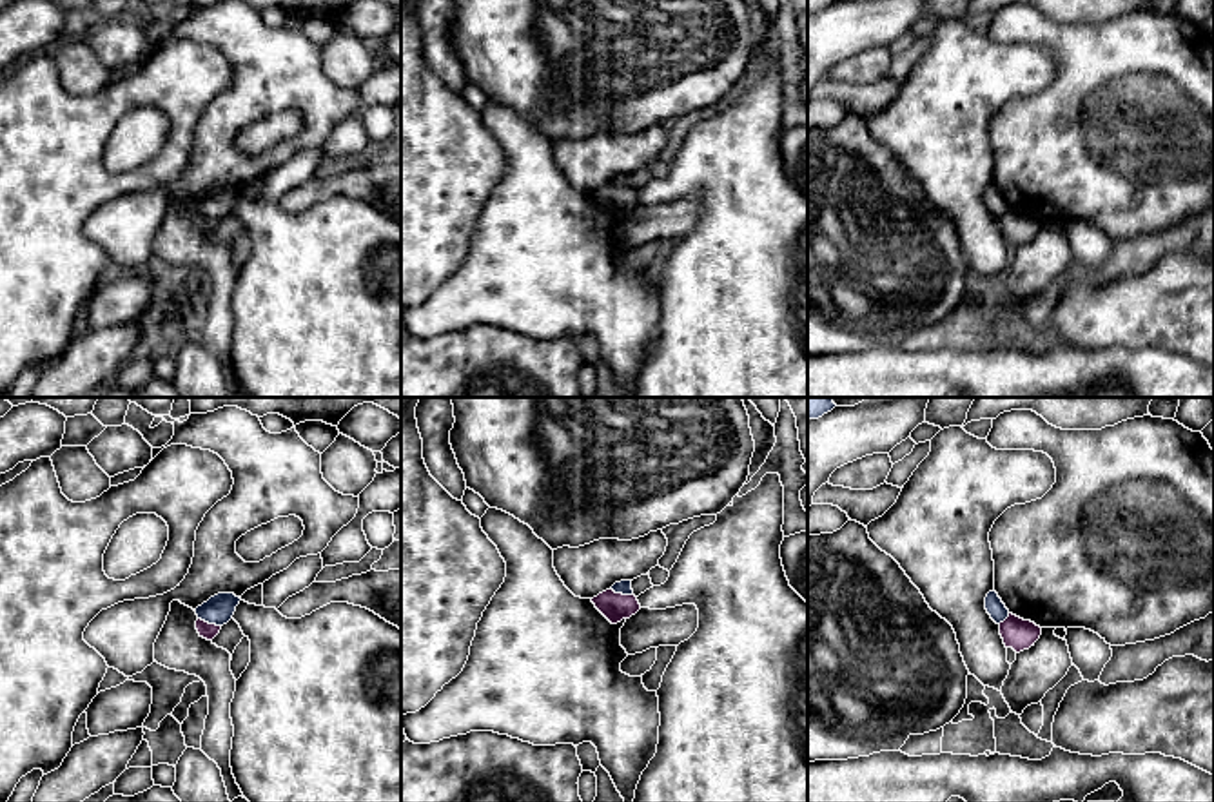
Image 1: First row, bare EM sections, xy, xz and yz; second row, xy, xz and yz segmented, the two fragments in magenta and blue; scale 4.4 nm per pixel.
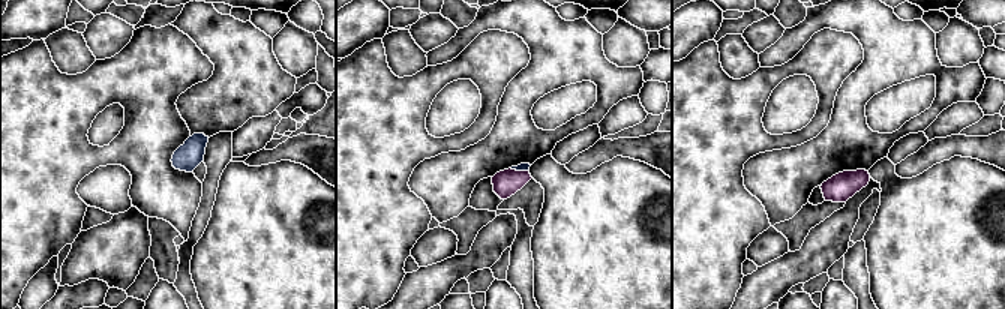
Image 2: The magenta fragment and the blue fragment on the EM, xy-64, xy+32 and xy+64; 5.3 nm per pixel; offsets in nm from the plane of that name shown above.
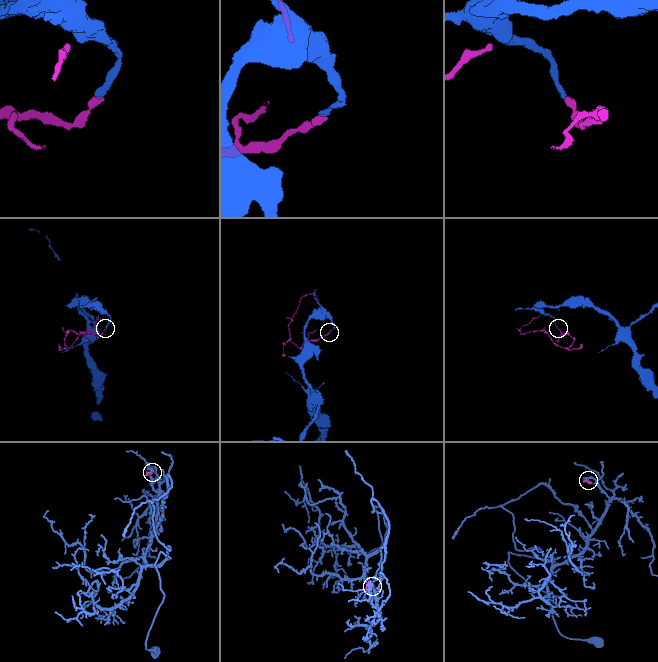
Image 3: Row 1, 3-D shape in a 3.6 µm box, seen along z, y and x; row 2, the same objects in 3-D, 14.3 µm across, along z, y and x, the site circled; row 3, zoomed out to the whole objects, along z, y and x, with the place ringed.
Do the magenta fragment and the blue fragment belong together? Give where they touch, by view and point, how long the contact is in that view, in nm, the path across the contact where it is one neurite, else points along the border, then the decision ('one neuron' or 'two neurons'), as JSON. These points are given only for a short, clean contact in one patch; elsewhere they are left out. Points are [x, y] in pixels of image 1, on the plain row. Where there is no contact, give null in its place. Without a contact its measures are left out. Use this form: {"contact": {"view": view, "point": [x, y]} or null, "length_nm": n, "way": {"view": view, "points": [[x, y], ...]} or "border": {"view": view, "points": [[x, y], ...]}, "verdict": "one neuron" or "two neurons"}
{"contact": {"view": "xy", "point": [207, 216]}, "length_nm": 110, "border": {"view": "xy", "points": [[198, 211], [220, 220]]}, "verdict": "two neurons"}

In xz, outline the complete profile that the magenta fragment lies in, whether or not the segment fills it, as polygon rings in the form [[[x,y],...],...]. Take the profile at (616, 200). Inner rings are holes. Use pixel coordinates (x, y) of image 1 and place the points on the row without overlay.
[[[606,183],[592,192],[595,201],[612,216],[617,218],[622,212],[630,212],[641,203],[637,191],[615,187],[613,183]]]

